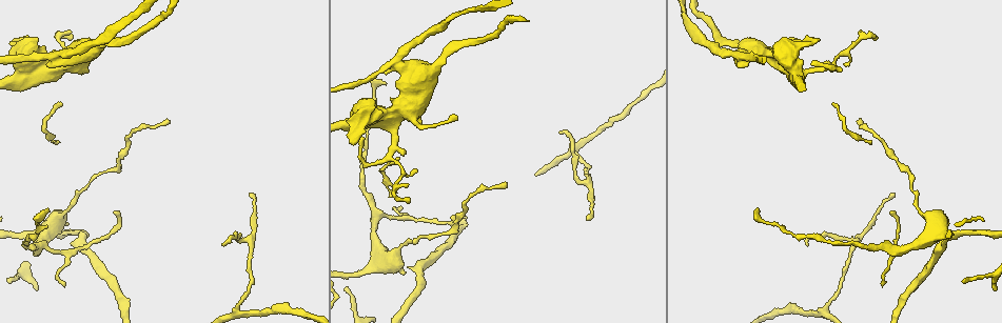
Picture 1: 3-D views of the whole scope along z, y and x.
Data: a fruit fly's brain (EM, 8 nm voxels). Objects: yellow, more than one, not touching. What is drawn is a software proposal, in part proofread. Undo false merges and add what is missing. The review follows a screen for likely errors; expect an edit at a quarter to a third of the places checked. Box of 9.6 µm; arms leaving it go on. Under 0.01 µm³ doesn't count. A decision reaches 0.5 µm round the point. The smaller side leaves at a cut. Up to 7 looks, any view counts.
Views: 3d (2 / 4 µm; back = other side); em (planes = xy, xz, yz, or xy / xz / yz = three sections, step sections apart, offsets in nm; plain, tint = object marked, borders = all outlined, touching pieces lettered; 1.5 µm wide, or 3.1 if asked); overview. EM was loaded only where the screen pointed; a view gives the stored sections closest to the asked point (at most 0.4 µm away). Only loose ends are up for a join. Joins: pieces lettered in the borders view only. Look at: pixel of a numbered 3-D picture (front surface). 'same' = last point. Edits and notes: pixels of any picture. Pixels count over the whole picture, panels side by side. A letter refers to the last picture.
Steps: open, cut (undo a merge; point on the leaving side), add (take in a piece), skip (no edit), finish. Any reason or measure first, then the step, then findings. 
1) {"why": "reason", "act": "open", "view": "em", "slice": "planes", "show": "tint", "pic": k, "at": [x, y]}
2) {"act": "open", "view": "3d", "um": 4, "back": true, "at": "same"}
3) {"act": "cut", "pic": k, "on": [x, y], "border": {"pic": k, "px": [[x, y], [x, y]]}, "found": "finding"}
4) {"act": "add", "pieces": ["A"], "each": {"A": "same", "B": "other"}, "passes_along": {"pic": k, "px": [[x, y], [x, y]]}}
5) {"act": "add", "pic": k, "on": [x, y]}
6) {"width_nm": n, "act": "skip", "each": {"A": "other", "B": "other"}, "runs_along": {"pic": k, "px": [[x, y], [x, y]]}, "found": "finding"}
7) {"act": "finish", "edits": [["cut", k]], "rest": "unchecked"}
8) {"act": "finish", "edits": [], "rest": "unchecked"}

{"why": "three arms meet", "act": "open", "view": "em", "slice": "planes", "show": "borders", "pic": 1, "at": [742, 56]}

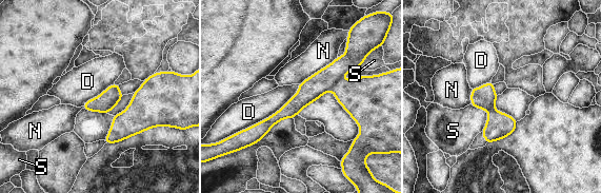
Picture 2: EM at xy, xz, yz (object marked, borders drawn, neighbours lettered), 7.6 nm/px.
{"width_nm": 150, "act": "cut", "pic": 2, "on": [325, 79], "each": {"D": "other", "N": "other", "S": "other"}, "border": {"pic": 2, "px": [[341, 78], [329, 90]]}, "found": "a second neuron is stuck on"}

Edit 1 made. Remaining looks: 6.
{"act": "open", "view": "overview"}

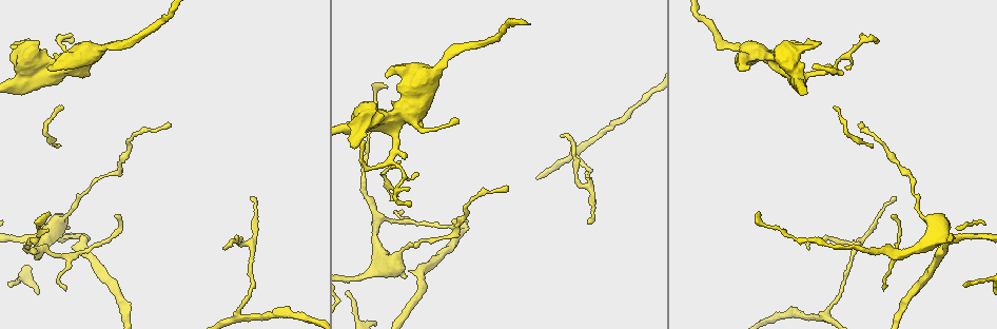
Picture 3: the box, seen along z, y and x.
{"why": "an open end", "act": "open", "view": "3d", "um": 2, "back": true, "pic": 3, "at": [561, 137]}

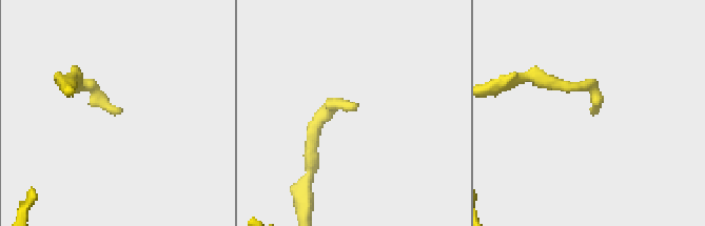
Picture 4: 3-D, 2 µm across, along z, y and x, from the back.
{"act": "open", "view": "em", "slice": "xy", "step": 8, "show": "borders", "pic": 4, "at": [120, 111]}

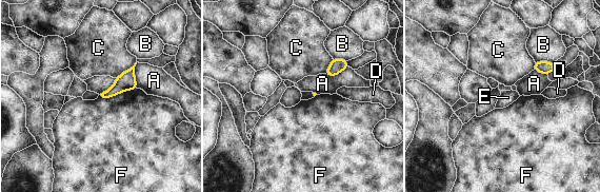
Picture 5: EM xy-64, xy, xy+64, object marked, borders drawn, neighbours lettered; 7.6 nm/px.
{"why": "cut it another way", "act": "open", "view": "em", "slice": "planes", "show": "borders", "at": "same"}

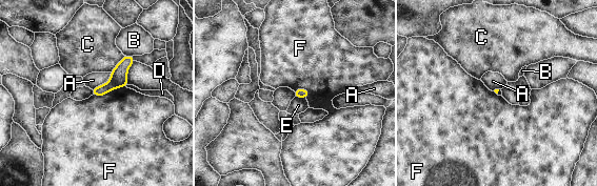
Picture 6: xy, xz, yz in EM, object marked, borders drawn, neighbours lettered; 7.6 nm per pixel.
{"act": "skip", "each": {"A": "other", "B": "other", "C": "other", "D": "other", "E": "other", "F": "other"}, "found": "none of them fits"}

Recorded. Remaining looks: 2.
{"why": "sudden change in width", "act": "open", "view": "em", "slice": "planes", "show": "borders", "pic": 3, "at": [363, 277]}

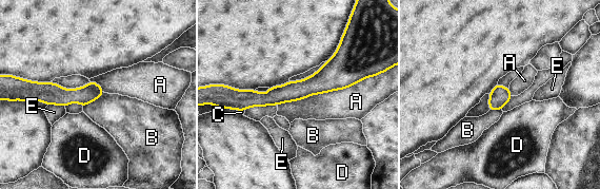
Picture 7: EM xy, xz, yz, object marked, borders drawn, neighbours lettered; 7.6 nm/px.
{"width_nm": 140, "act": "skip", "each": {"A": "other", "B": "other", "C": "other", "D": "other", "E": "other"}, "border": {"pic": 7, "px": [[104, 92], [83, 107]]}, "found": "one neuron here"}

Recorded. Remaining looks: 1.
{"act": "finish", "edits": [["cut", 2]], "rest": "unchecked"}

